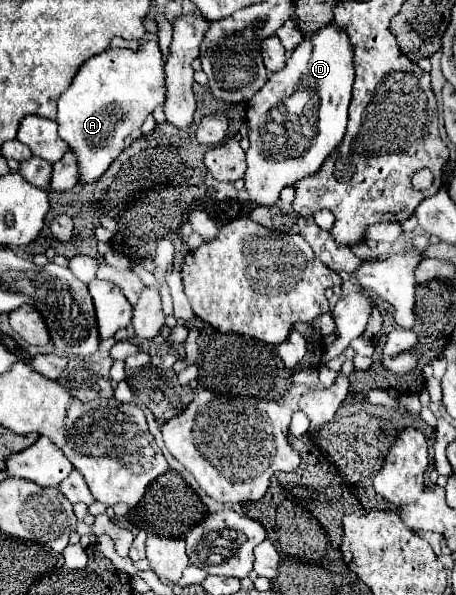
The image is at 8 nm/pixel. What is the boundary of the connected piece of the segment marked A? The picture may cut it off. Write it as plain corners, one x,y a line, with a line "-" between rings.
144,41
140,51
130,51
130,49
108,49
100,55
90,57
76,73
68,89
60,95
58,99
58,133
60,137
68,143
70,151
76,155
78,163
78,183
86,185
90,181
96,181
108,167
110,163
120,155
124,149
124,139
138,129
144,119
158,107
164,105
164,61
162,53
158,49
158,41

